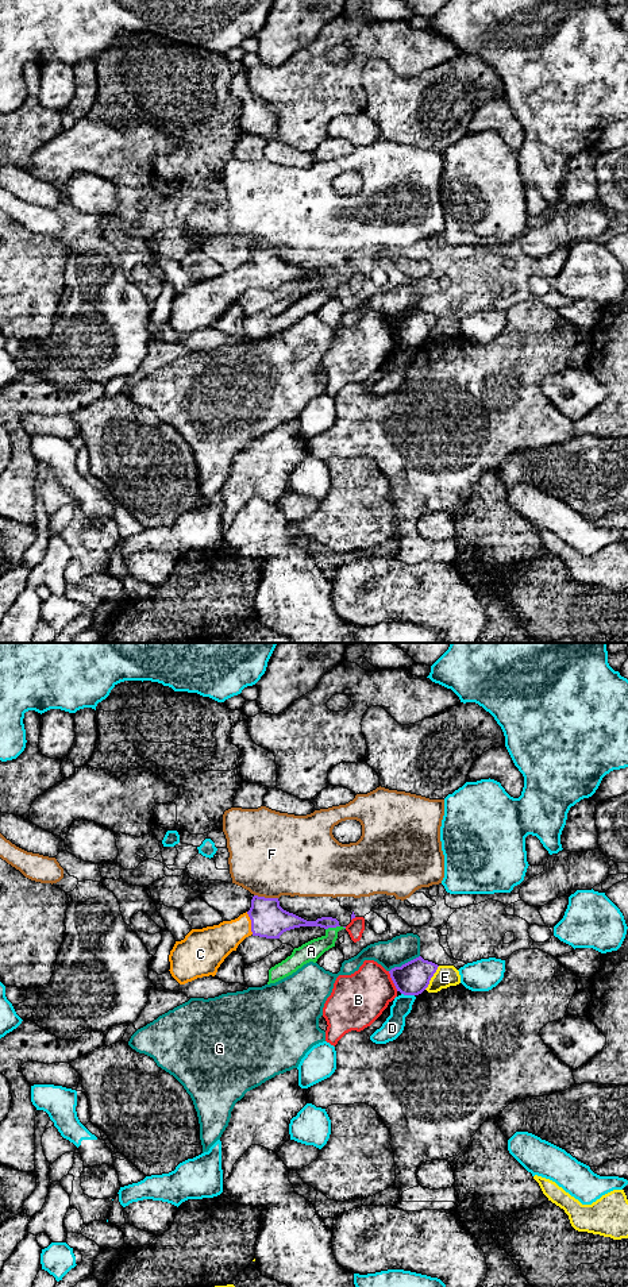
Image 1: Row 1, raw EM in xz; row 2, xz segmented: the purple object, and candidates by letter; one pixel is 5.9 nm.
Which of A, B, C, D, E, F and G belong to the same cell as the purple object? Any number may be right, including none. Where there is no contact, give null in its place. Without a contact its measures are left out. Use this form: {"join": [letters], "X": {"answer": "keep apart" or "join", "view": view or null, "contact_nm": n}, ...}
{"join": ["C"], "A": {"answer": "keep apart", "view": "xz", "contact_nm": 90}, "B": {"answer": "keep apart", "view": "xz", "contact_nm": 130}, "C": {"answer": "join", "view": "xz", "contact_nm": 140}, "D": {"answer": "keep apart", "view": "xz", "contact_nm": 80}, "E": {"answer": "keep apart", "view": "xz", "contact_nm": 170}, "F": {"answer": "keep apart", "view": "xz", "contact_nm": 150}, "G": {"answer": "keep apart", "view": "xz", "contact_nm": 200}}

